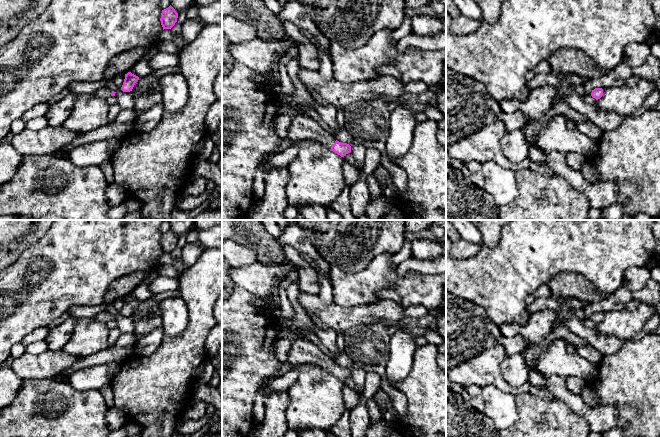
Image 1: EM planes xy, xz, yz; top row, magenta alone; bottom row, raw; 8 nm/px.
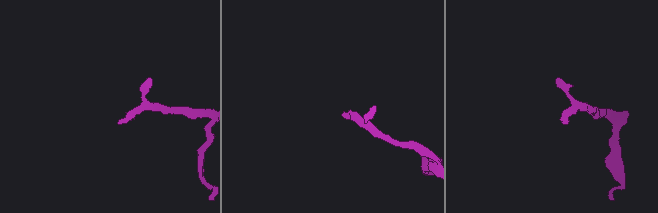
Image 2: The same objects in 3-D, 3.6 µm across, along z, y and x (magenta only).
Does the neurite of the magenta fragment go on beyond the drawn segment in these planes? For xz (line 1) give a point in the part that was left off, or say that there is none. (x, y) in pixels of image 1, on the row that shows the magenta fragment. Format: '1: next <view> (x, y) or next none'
1: next xz (302, 128)

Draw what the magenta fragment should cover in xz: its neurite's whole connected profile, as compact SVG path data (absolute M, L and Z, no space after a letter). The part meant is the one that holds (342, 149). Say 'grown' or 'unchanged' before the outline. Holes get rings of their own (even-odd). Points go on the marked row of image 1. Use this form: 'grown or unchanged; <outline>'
grown; M304 113L293 117L287 138L292 144L303 141L316 141L324 144L341 157L351 152L351 146L341 143L329 132L324 130L314 119Z

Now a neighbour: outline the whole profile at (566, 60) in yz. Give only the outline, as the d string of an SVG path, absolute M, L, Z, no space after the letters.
M562 48L545 59L551 70L576 74L589 80L609 73L611 69L600 68L585 53L579 50Z

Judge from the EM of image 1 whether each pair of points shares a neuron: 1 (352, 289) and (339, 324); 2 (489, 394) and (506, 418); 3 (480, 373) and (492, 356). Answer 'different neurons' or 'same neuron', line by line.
1: different neurons
2: same neuron
3: same neuron

